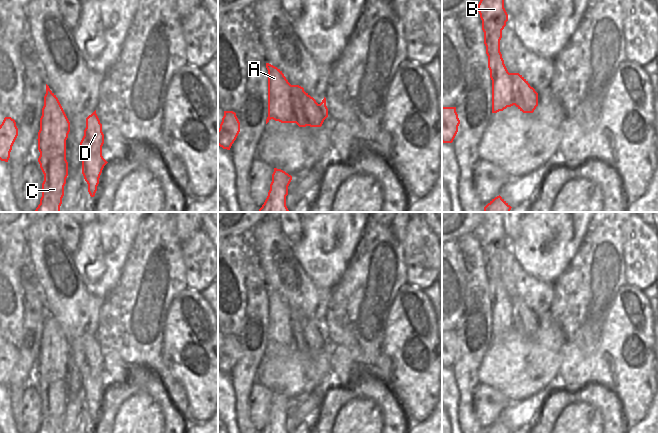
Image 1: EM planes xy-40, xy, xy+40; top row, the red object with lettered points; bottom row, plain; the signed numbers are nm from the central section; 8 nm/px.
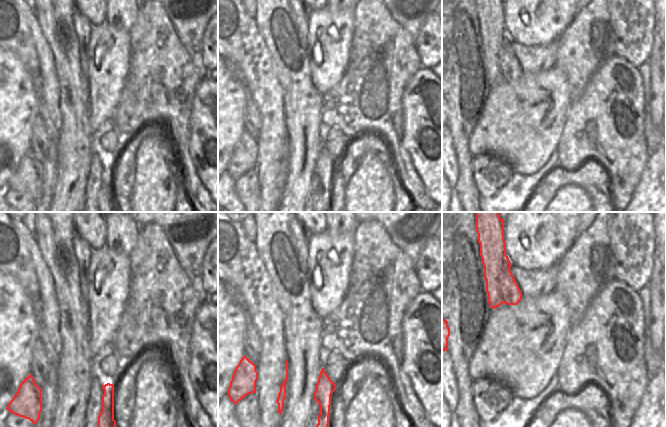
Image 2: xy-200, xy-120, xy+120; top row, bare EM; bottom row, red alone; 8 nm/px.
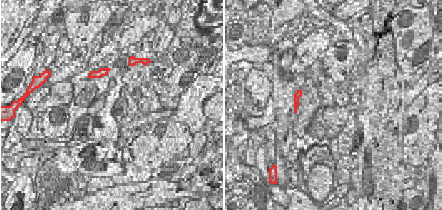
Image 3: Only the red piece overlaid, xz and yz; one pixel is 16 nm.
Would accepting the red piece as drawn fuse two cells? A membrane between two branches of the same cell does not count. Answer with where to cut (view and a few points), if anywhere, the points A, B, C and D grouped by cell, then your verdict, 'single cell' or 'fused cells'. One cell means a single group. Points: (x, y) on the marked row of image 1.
cut in xy along (303, 90), (300, 97), (290, 100), (296, 122); A B C / D; fused cells

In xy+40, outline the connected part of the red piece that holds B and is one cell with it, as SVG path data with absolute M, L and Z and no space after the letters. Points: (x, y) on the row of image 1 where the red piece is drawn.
M480 0L478 12L482 20L488 68L492 80L492 113L514 105L515 99L525 99L527 91L535 91L519 73L509 73L500 52L502 30L508 21L504 0Z

